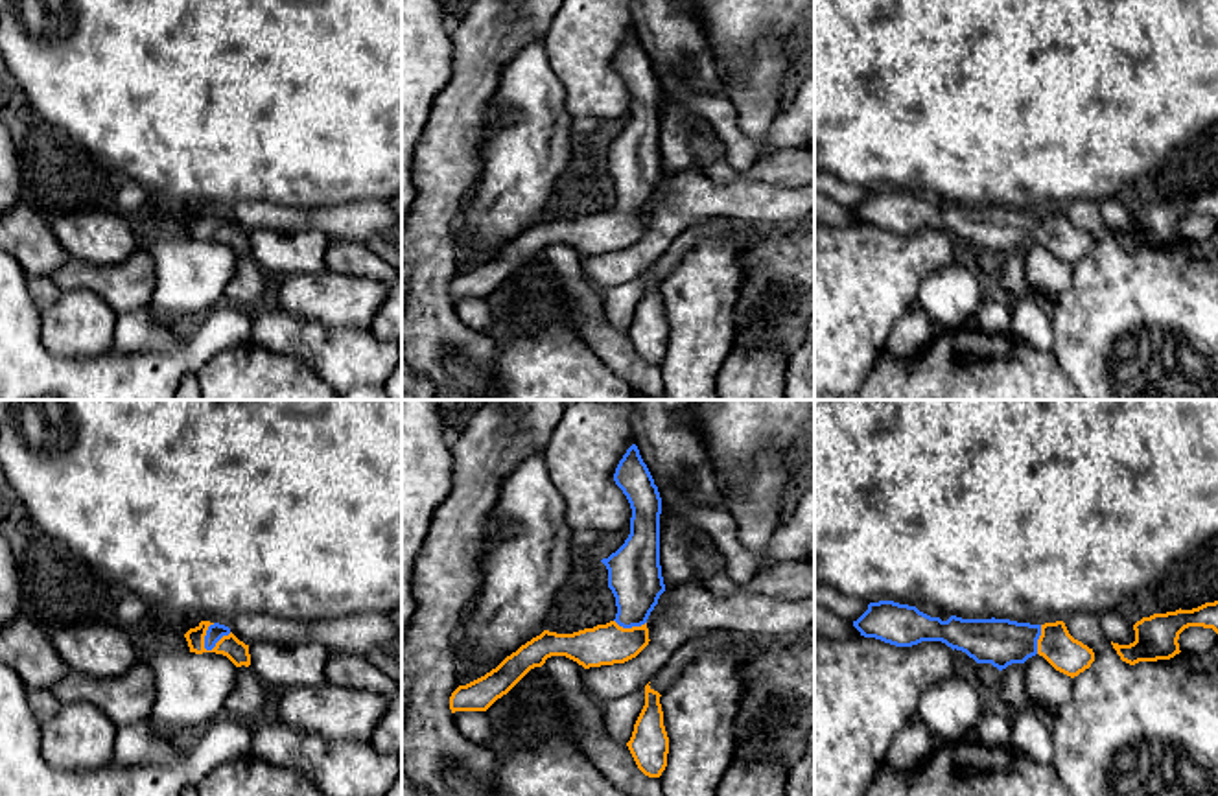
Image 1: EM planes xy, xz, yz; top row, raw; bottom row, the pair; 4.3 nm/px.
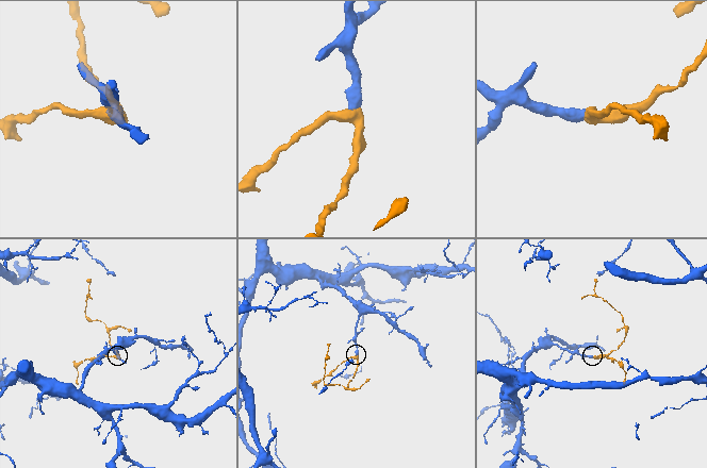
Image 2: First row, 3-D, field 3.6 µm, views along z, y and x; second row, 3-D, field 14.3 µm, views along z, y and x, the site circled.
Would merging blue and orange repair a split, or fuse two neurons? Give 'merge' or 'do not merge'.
merge

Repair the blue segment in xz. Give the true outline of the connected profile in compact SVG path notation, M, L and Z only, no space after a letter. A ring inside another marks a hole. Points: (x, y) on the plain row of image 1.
M636 31L619 48L614 68L632 96L628 125L601 147L615 184L615 206L573 221L544 217L485 263L459 273L450 284L451 300L486 298L551 243L566 243L590 256L625 251L649 232L647 206L665 179L660 153L662 85Z

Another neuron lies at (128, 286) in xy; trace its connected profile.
M142 245L116 265L96 265L70 258L52 278L61 293L88 289L100 295L116 315L151 306L157 286L153 256Z

